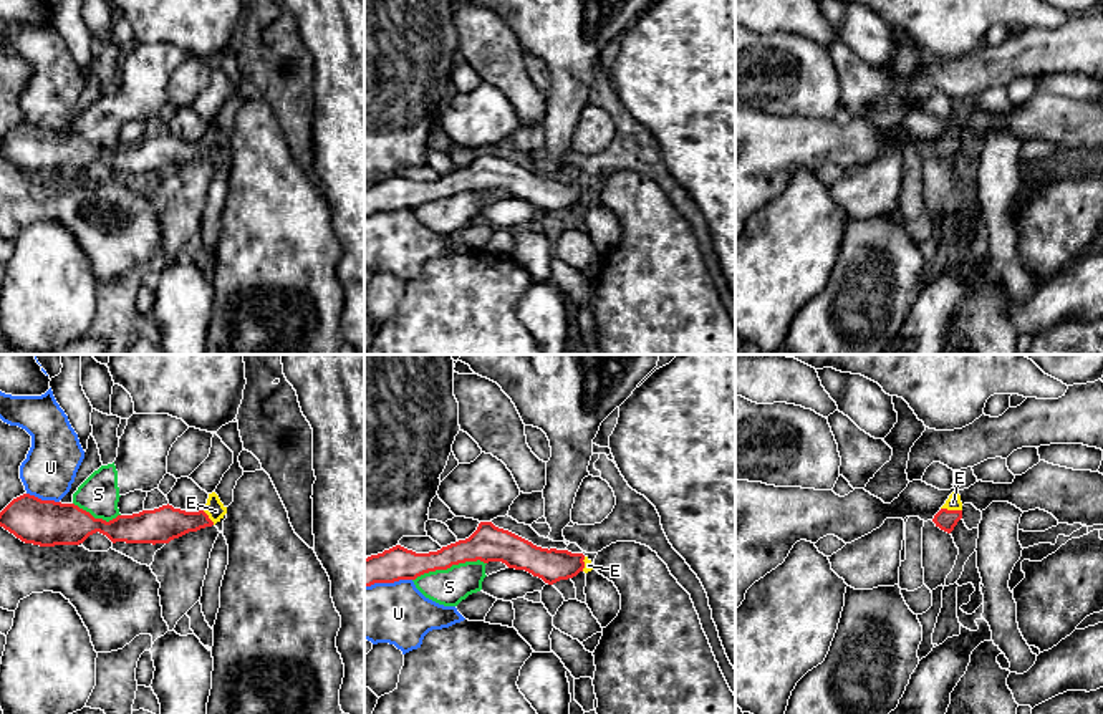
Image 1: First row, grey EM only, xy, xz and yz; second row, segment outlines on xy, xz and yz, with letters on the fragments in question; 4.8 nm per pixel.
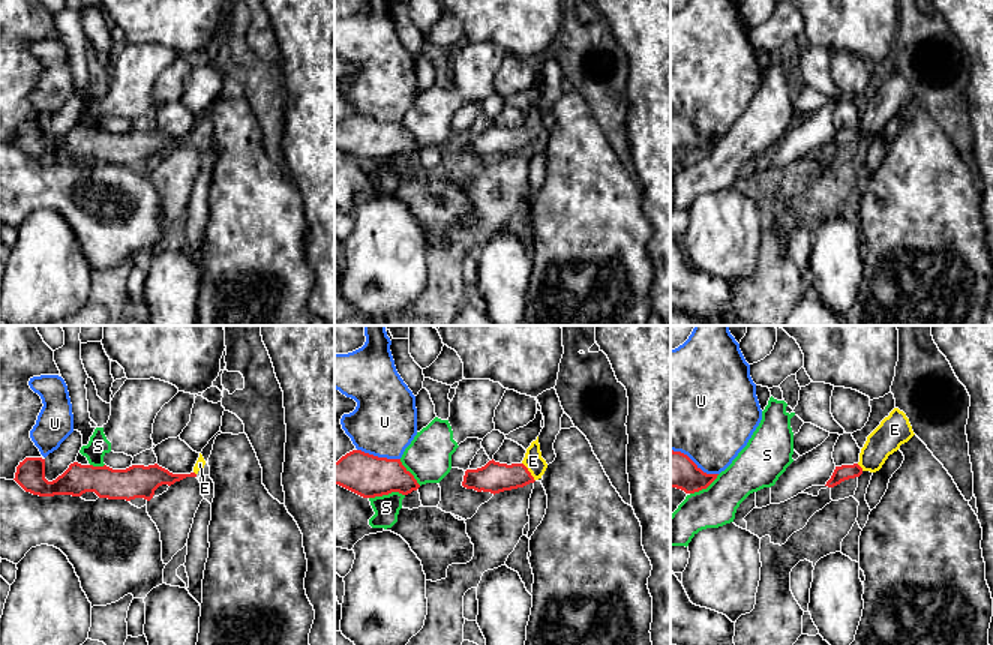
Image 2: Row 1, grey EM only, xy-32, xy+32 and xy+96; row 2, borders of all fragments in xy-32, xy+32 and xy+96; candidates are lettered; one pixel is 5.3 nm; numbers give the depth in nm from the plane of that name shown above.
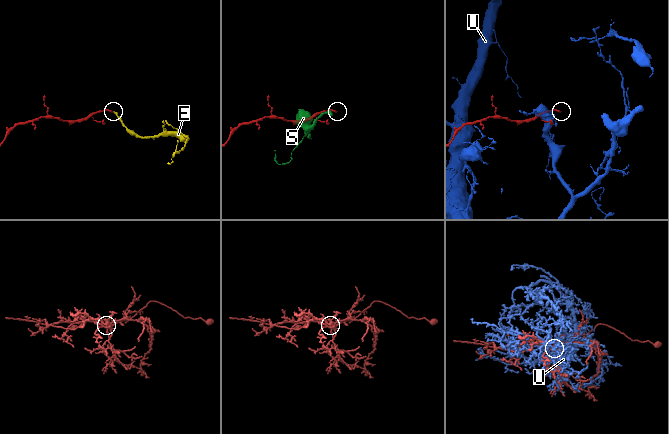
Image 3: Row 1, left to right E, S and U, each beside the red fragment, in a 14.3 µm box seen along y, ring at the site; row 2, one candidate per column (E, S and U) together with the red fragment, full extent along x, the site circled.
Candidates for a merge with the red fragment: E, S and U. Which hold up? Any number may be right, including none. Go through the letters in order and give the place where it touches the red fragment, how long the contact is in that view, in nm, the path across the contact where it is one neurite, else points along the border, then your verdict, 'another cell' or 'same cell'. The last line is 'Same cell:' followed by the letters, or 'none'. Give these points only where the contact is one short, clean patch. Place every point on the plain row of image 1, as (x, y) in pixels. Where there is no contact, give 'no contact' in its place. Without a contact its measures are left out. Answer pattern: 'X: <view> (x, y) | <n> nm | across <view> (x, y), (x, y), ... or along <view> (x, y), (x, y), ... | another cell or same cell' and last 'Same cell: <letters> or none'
E: yz (951, 139) | 110 nm | across yz (944, 148), (951, 139), (953, 131) | same cell
S: xz (449, 196) | 380 nm | another cell
U: xy (43, 130) | 170 nm | another cell
Same cell: E

